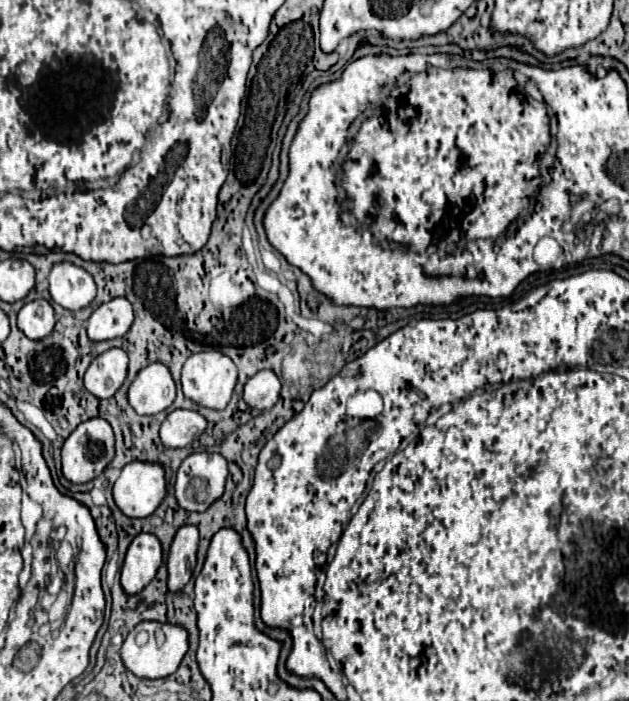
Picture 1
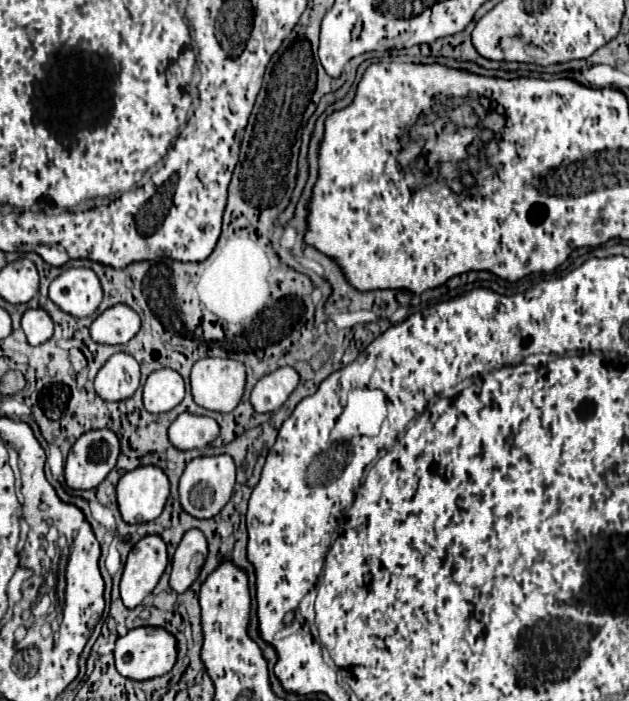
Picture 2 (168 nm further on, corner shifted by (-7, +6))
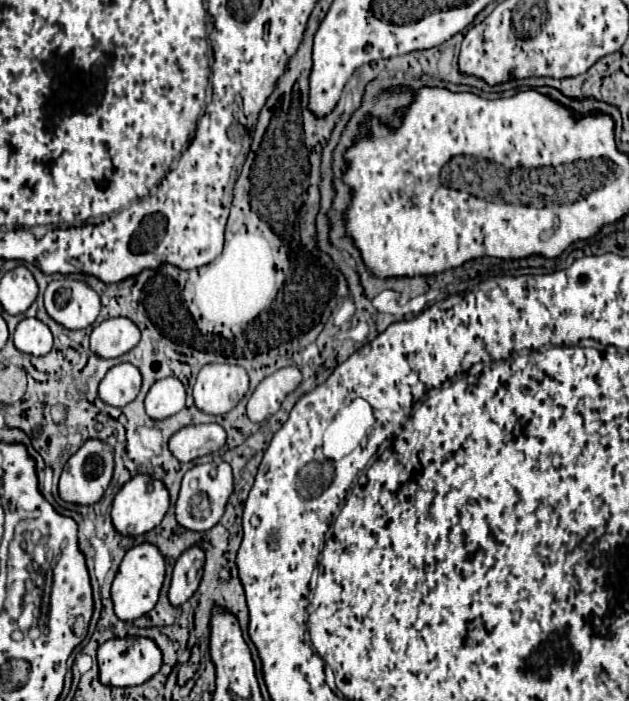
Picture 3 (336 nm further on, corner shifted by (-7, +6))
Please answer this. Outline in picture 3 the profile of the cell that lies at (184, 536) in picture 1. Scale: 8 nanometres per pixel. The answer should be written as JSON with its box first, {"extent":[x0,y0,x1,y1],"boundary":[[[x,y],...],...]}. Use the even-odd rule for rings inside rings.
{"extent":[168,546,204,606],"boundary":[[[192,546],[174,564],[172,584],[168,590],[168,598],[174,606],[184,604],[198,588],[202,580],[202,568],[204,568],[204,550],[200,546]]]}

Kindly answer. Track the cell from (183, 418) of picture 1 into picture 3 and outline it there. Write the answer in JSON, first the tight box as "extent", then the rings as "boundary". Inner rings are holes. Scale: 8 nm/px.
{"extent":[168,424,226,462],"boundary":[[[192,424],[180,428],[168,442],[170,452],[180,462],[190,462],[194,458],[212,454],[220,450],[226,442],[226,432],[220,424]]]}

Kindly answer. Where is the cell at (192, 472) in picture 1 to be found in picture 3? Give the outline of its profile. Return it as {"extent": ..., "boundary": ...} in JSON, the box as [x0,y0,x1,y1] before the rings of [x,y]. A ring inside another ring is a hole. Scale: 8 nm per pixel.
{"extent":[176,462,232,532],"boundary":[[[208,462],[208,464],[196,464],[190,468],[182,478],[180,496],[176,502],[176,520],[180,526],[202,532],[212,528],[224,514],[226,502],[232,494],[232,468],[228,462]]]}

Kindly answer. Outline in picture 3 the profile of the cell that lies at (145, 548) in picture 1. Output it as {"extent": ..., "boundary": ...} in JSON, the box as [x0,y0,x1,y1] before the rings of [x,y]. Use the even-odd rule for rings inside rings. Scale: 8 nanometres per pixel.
{"extent":[112,542,166,622],"boundary":[[[144,542],[144,544],[130,548],[126,552],[126,556],[118,568],[118,574],[114,578],[114,584],[112,584],[112,602],[114,602],[116,616],[120,620],[132,622],[132,620],[140,618],[142,614],[150,612],[160,596],[164,574],[166,574],[166,562],[154,544]]]}

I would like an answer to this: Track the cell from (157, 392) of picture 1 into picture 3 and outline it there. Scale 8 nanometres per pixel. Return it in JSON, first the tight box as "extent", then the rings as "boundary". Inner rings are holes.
{"extent":[146,378,186,420],"boundary":[[[162,378],[156,380],[146,394],[146,414],[154,420],[168,418],[184,408],[186,402],[186,388],[178,378]]]}

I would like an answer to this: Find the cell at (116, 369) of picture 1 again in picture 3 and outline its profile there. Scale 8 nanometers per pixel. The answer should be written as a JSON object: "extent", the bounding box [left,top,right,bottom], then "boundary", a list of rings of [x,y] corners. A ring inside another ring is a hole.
{"extent":[98,362,142,406],"boundary":[[[124,362],[112,366],[106,372],[104,380],[100,382],[98,394],[110,406],[126,406],[138,396],[140,384],[142,384],[140,370],[130,362]]]}

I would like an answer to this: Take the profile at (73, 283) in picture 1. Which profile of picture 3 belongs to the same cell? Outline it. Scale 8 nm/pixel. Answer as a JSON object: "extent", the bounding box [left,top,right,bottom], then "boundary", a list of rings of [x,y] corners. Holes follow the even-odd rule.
{"extent":[44,278,100,330],"boundary":[[[62,278],[48,284],[44,292],[46,312],[70,330],[90,326],[100,314],[100,296],[82,280]]]}

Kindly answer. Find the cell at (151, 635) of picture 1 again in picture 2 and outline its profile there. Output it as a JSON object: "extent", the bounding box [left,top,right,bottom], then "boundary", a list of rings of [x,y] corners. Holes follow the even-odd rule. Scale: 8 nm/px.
{"extent":[114,628,176,680],"boundary":[[[134,628],[126,636],[116,640],[114,646],[114,664],[118,674],[130,680],[150,680],[156,676],[164,676],[172,670],[176,662],[176,640],[164,628]]]}

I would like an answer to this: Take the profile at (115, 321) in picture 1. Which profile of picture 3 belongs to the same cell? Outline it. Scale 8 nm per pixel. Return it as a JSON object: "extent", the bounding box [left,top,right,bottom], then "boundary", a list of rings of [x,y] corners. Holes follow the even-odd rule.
{"extent":[90,318,140,358],"boundary":[[[108,318],[94,326],[90,334],[90,348],[102,358],[118,358],[120,354],[132,350],[140,342],[138,326],[124,318]]]}

